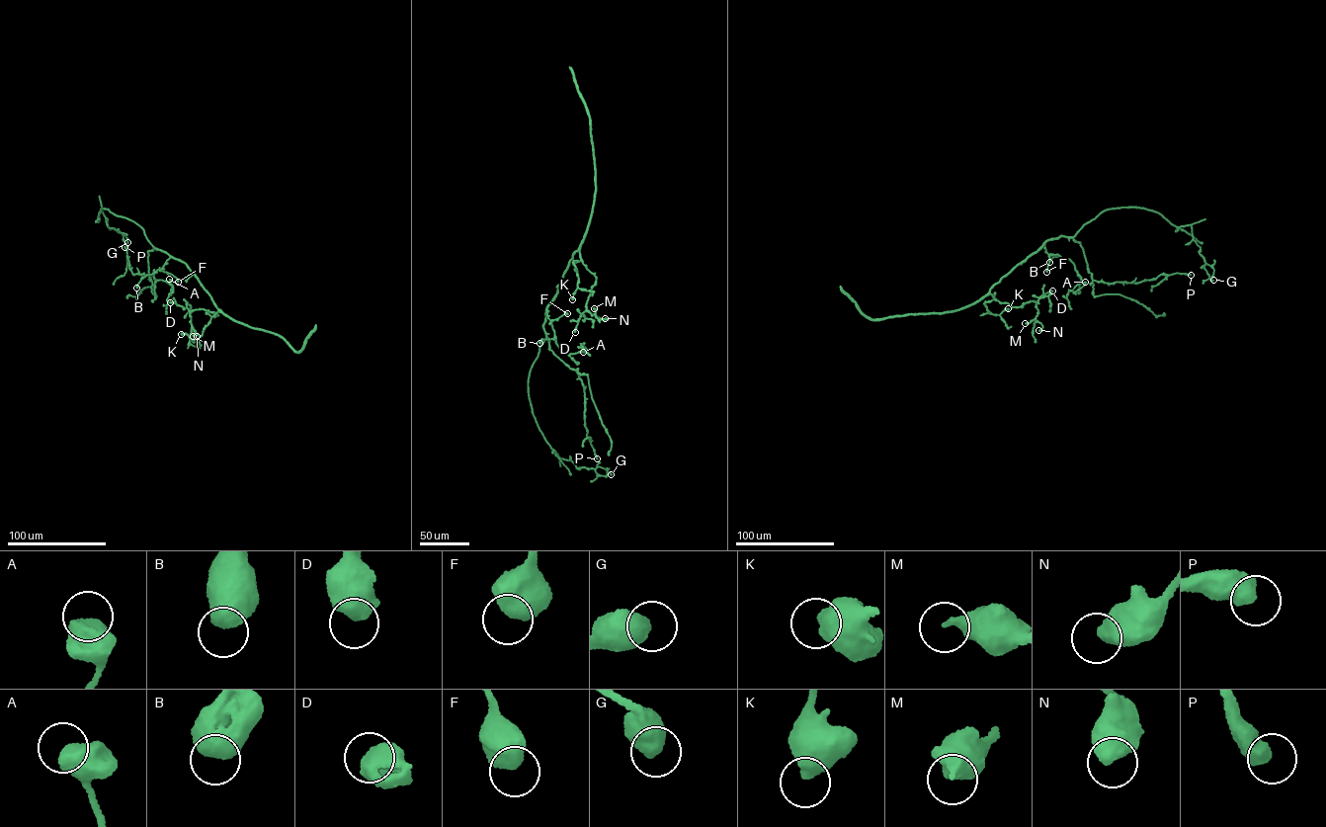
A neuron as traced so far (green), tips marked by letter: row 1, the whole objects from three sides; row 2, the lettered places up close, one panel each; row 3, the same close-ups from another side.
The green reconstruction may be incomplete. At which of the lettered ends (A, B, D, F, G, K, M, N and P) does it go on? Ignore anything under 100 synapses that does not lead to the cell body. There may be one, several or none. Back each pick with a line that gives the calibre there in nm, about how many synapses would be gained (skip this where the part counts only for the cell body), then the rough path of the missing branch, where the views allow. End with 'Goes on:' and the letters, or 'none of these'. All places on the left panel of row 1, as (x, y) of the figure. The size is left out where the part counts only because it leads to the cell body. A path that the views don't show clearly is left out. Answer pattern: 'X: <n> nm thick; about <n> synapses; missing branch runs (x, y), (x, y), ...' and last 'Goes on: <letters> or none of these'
Goes on: none of these

